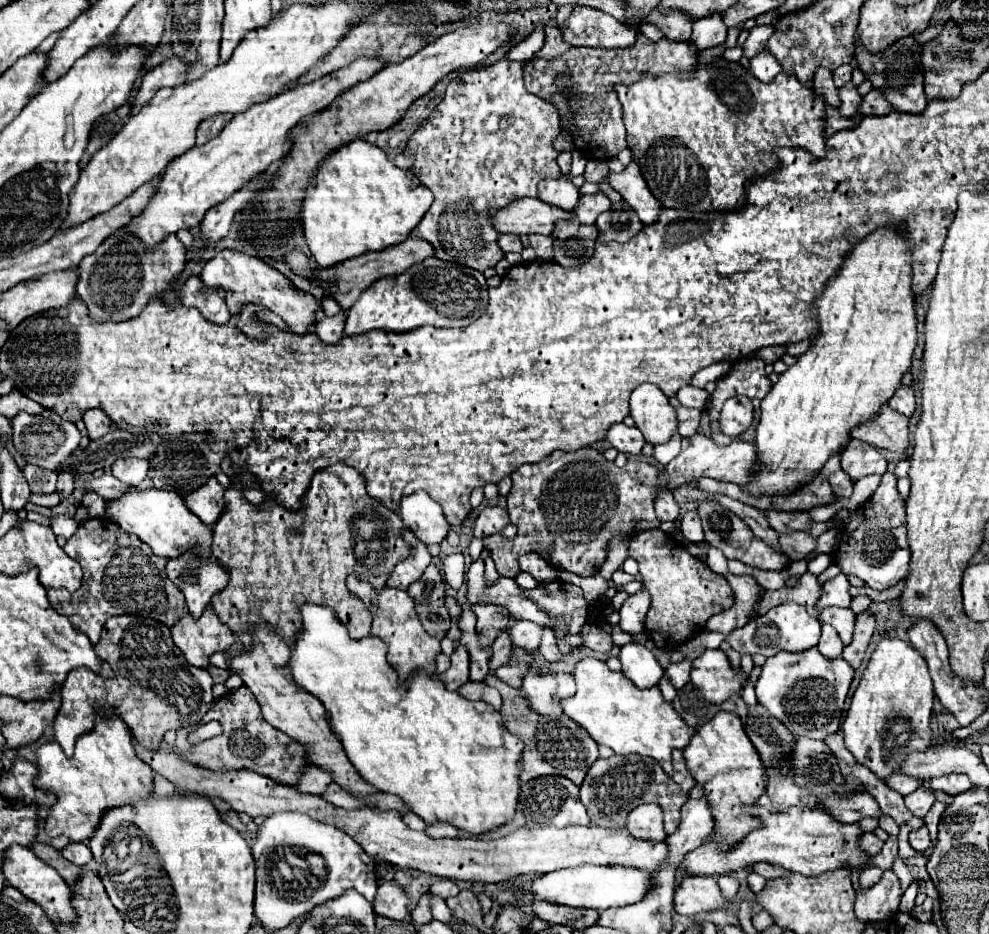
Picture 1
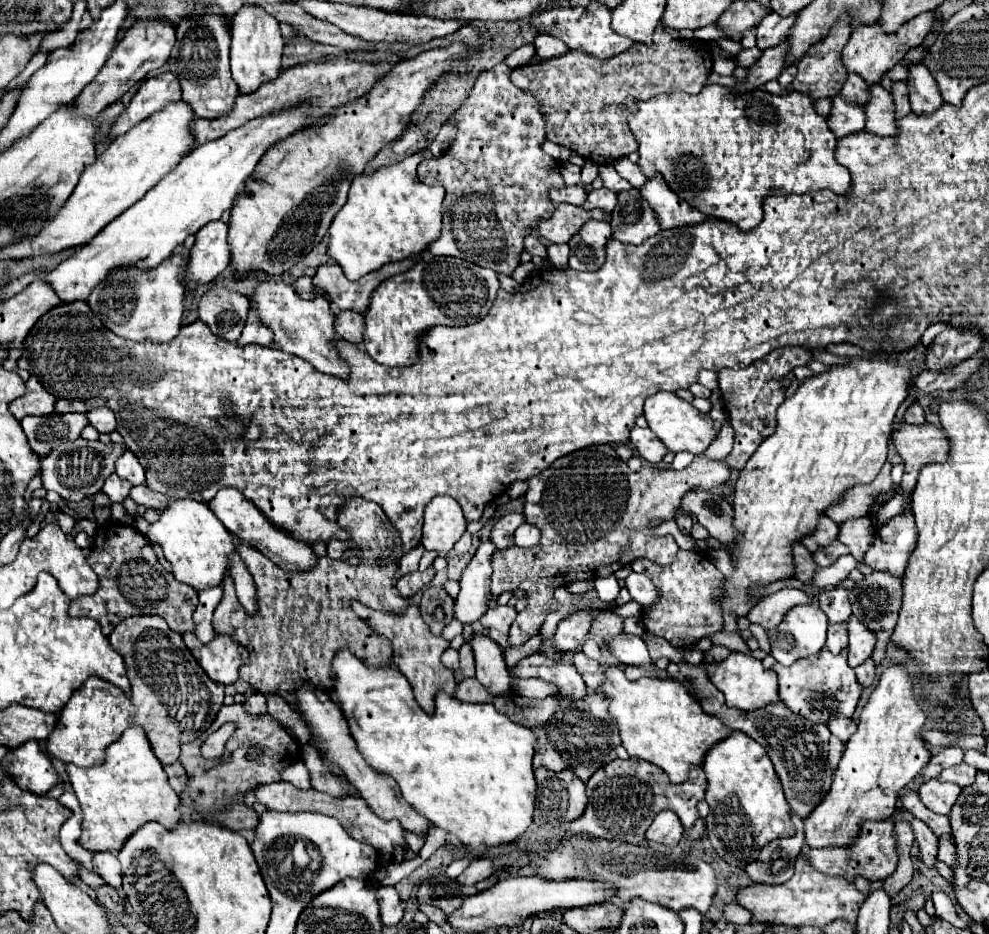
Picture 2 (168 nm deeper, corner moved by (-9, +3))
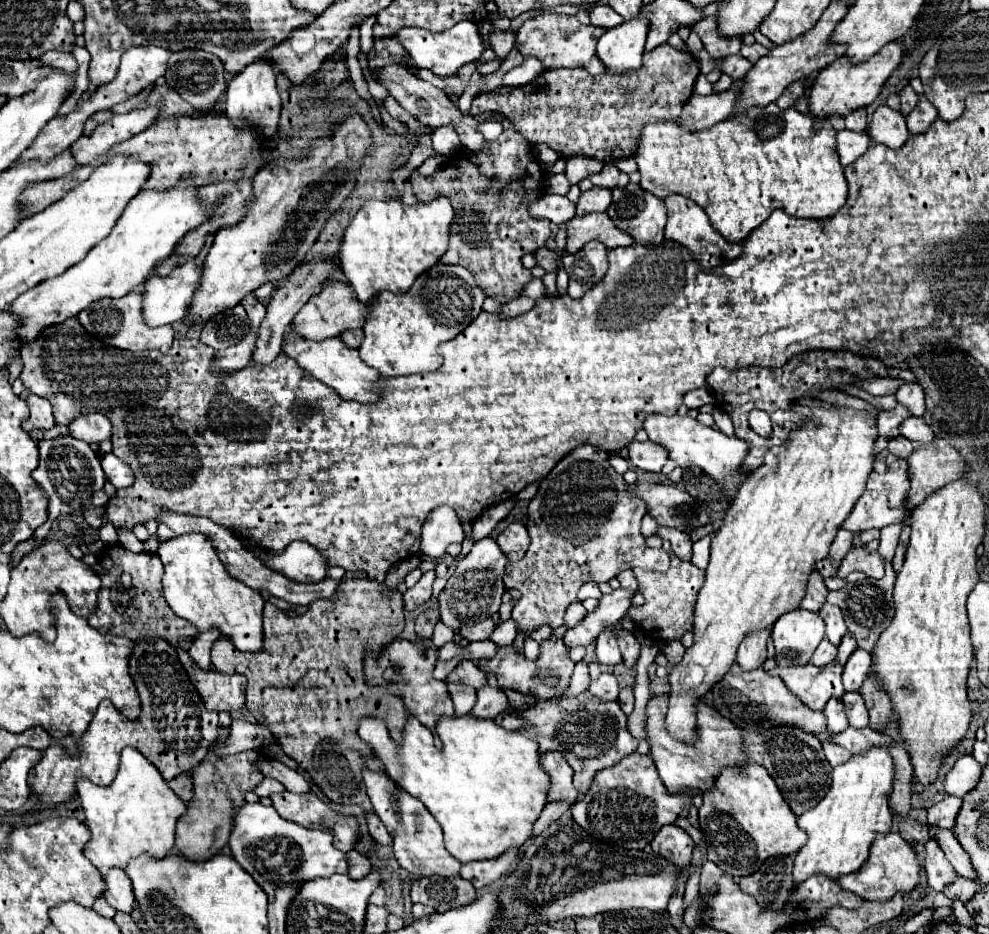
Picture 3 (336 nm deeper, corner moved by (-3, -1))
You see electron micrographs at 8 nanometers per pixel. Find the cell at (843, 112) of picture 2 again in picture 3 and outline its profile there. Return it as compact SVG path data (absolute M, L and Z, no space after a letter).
M838 131L838 155L840 163L846 167L848 163L854 163L860 155L866 153L870 139L866 133L852 133L852 131Z

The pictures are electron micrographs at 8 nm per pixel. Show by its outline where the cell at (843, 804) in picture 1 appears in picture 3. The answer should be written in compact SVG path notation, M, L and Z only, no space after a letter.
M930 839L926 843L924 871L926 871L926 881L934 891L944 891L950 883L954 883L954 879L958 875L934 839Z

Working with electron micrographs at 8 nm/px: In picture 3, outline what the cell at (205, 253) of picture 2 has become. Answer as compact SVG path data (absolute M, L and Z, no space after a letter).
M190 259L182 267L176 267L168 277L150 275L144 283L144 289L142 289L144 323L148 327L162 327L162 325L172 325L172 323L180 321L186 315L188 303L192 301L198 285L200 285L200 275L202 275L202 267L196 265L196 259Z

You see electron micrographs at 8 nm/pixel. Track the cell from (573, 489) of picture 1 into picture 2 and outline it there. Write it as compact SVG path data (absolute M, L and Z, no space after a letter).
M592 445L570 455L564 455L554 461L546 471L528 479L528 491L524 495L524 517L530 525L536 525L542 533L540 543L530 549L520 549L518 545L510 545L506 549L498 549L492 555L492 591L512 591L524 589L528 593L528 607L518 613L516 621L510 627L508 643L522 645L530 637L534 637L546 617L546 603L552 599L554 585L572 583L580 579L606 577L616 573L622 565L632 563L638 557L648 557L654 563L666 565L674 561L678 547L672 537L654 537L652 519L674 519L676 509L680 507L682 497L694 489L714 489L724 485L732 475L732 469L726 461L716 461L706 457L706 453L698 453L696 459L686 469L660 469L660 467L642 467L640 471L628 471L626 463L616 455L612 445Z

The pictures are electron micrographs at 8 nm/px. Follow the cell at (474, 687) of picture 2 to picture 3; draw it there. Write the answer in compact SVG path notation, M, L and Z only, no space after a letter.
M448 683L448 691L450 691L452 701L454 701L456 717L468 715L476 703L476 691L472 691L470 687L464 687L460 683Z

